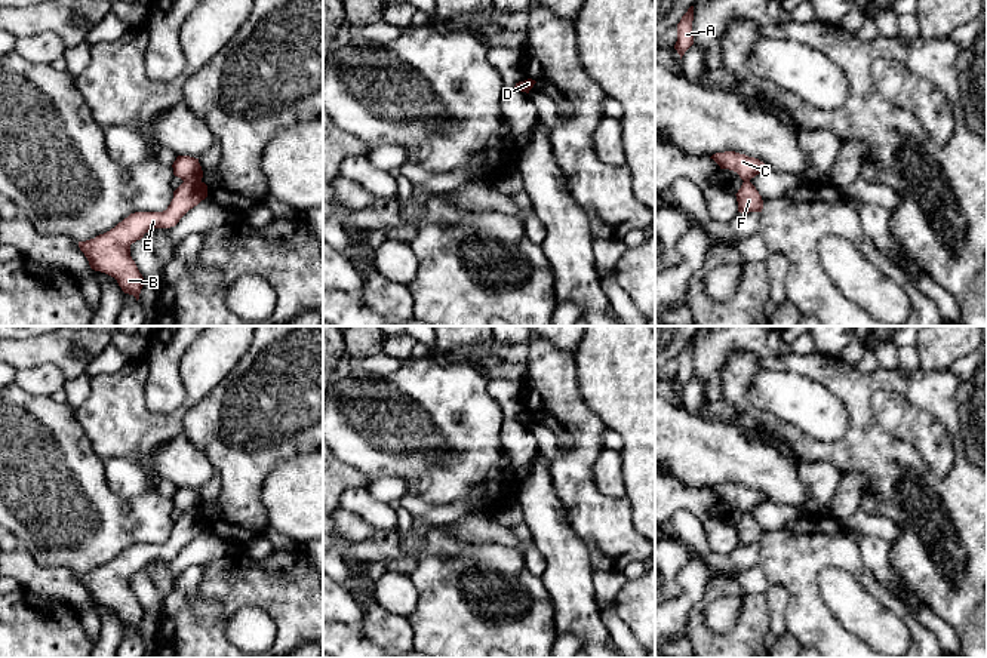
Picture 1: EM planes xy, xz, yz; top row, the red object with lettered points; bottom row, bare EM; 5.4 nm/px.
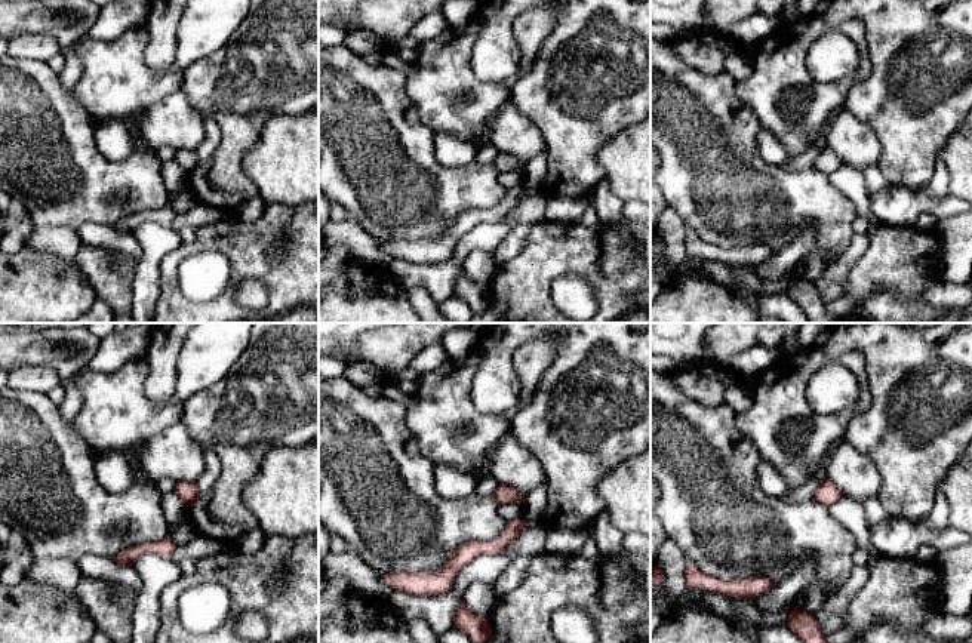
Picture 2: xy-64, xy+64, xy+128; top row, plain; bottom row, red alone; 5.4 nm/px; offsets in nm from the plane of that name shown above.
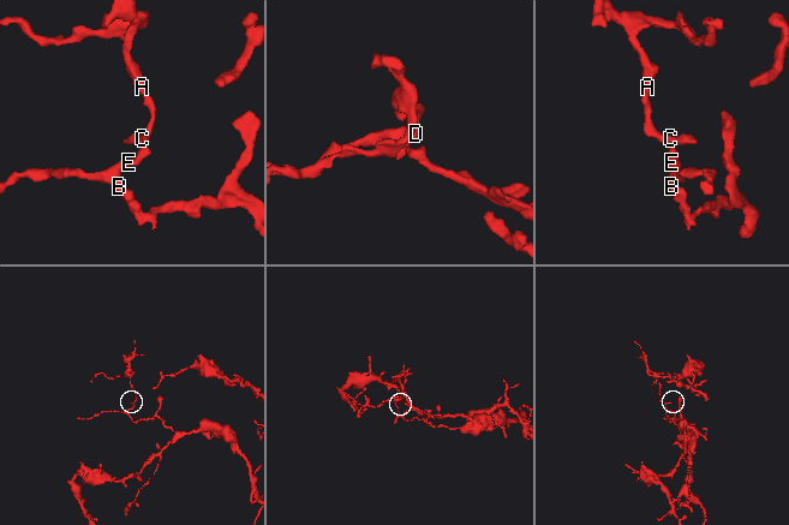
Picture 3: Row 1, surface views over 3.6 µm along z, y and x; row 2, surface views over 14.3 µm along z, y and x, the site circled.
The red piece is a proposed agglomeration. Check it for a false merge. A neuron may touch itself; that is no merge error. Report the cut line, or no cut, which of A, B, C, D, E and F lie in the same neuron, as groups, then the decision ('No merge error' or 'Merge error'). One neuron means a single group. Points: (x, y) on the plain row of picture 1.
Split along xy (200, 512), (184, 513). Groups: A C / B D E F. Merge error

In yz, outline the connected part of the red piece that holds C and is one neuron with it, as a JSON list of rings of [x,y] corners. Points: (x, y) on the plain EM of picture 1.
[[[735,483],[716,485],[710,491],[713,491],[720,498],[720,501],[737,504],[742,513],[750,513],[762,502],[768,501],[768,498],[759,491]]]

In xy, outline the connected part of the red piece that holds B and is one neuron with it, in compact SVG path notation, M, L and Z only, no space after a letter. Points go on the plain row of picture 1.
M199 511L184 513L163 544L135 544L110 563L79 574L80 582L95 603L114 609L124 625L139 631L144 609L130 588L130 576L154 560L175 559L179 551L207 529L207 517Z

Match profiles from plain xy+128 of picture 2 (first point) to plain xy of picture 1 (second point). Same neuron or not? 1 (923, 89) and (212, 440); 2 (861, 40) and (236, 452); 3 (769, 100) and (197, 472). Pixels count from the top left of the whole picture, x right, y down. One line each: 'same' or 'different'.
1: same
2: different
3: different

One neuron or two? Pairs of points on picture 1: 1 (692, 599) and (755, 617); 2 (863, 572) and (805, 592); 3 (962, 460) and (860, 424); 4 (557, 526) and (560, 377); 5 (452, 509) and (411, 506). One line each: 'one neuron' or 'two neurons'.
1: two neurons
2: one neuron
3: one neuron
4: two neurons
5: one neuron

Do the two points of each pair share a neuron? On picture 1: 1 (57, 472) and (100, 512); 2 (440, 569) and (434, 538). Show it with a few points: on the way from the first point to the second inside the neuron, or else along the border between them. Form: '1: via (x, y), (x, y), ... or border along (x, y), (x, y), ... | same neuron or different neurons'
1: via (67, 482), (89, 504) | same neuron
2: border along (470, 544), (454, 556), (412, 552) | different neurons

